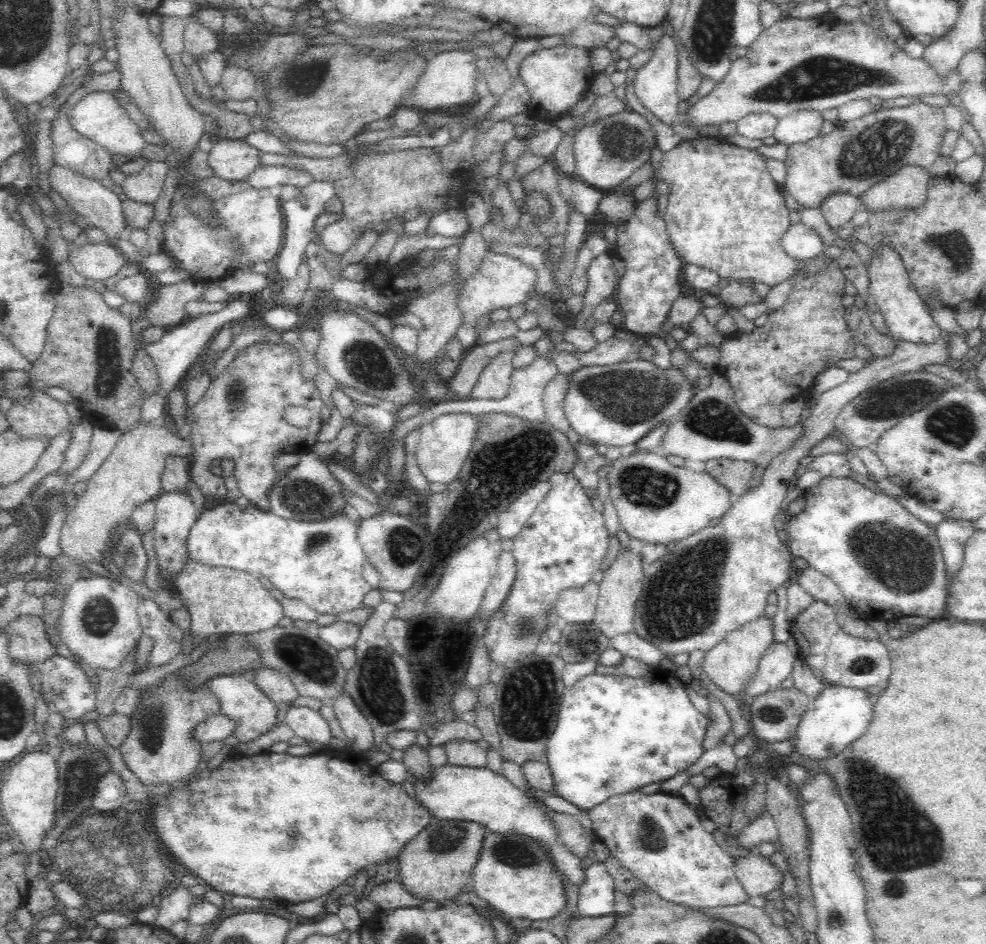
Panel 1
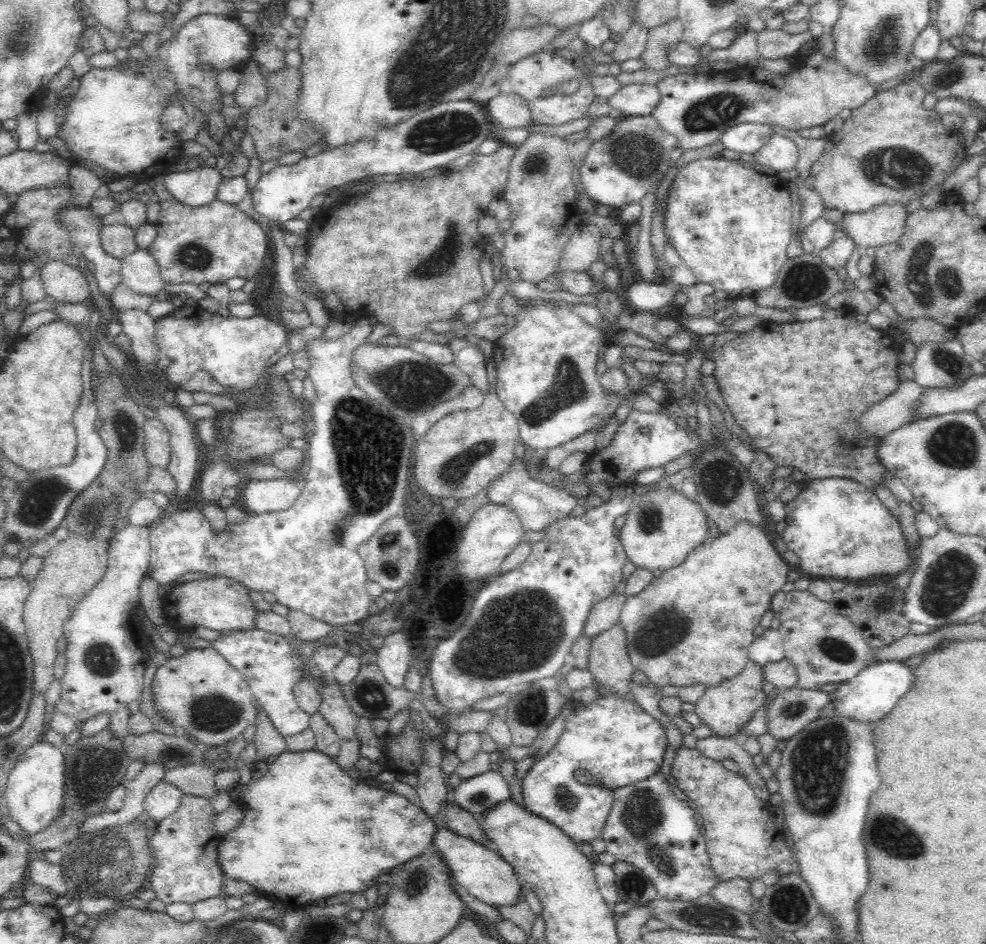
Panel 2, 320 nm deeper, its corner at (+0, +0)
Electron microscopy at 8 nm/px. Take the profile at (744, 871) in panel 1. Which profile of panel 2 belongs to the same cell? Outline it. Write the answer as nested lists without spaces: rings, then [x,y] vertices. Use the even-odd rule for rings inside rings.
[[[735,878],[721,882],[709,891],[708,896],[716,903],[745,913],[753,914],[753,898],[750,893],[751,882],[743,878]]]

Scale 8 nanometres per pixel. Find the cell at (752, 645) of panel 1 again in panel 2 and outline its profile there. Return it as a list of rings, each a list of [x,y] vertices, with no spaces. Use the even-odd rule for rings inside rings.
[[[748,660],[740,674],[721,682],[721,685],[707,688],[695,702],[693,712],[700,717],[700,722],[704,722],[711,730],[711,735],[736,739],[744,725],[764,704],[766,699],[766,693],[762,689],[764,679],[762,666]]]

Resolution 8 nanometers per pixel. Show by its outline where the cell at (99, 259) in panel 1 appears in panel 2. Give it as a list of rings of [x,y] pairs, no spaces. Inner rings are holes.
[[[50,259],[37,268],[37,273],[46,297],[62,303],[85,303],[92,297],[88,280],[78,267]]]

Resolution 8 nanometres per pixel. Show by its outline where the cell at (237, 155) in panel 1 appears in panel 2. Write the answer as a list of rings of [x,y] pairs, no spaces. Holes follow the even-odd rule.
[[[192,165],[165,171],[165,189],[180,201],[192,207],[207,205],[216,199],[216,188],[220,184],[220,171],[216,167]]]

